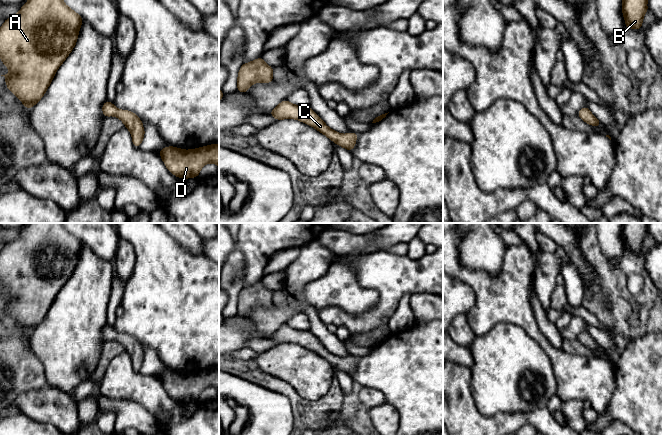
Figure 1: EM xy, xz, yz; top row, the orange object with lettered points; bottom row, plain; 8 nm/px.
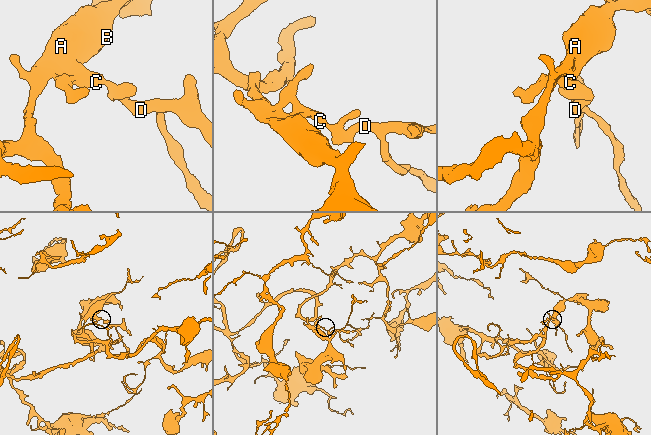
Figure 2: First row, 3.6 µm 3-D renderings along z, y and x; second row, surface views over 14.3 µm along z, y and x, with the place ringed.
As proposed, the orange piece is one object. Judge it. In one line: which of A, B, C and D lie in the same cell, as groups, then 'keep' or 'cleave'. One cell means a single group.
groups A B C D; keep

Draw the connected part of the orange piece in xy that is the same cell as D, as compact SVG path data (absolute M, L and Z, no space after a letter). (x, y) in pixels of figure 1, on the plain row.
M219 368L191 374L169 370L158 377L170 397L183 403L198 401L207 387L214 387L219 391Z

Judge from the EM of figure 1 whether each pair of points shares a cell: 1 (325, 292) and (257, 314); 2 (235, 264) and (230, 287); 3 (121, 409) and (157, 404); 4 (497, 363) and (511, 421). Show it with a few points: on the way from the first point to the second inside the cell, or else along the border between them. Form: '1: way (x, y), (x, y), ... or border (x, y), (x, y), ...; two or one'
1: way (308, 299), (294, 304), (284, 314), (274, 314); one
2: way (233, 270), (232, 281); one
3: border (119, 400), (137, 401), (154, 415); two
4: border (532, 410), (524, 412), (499, 412), (486, 416); two

